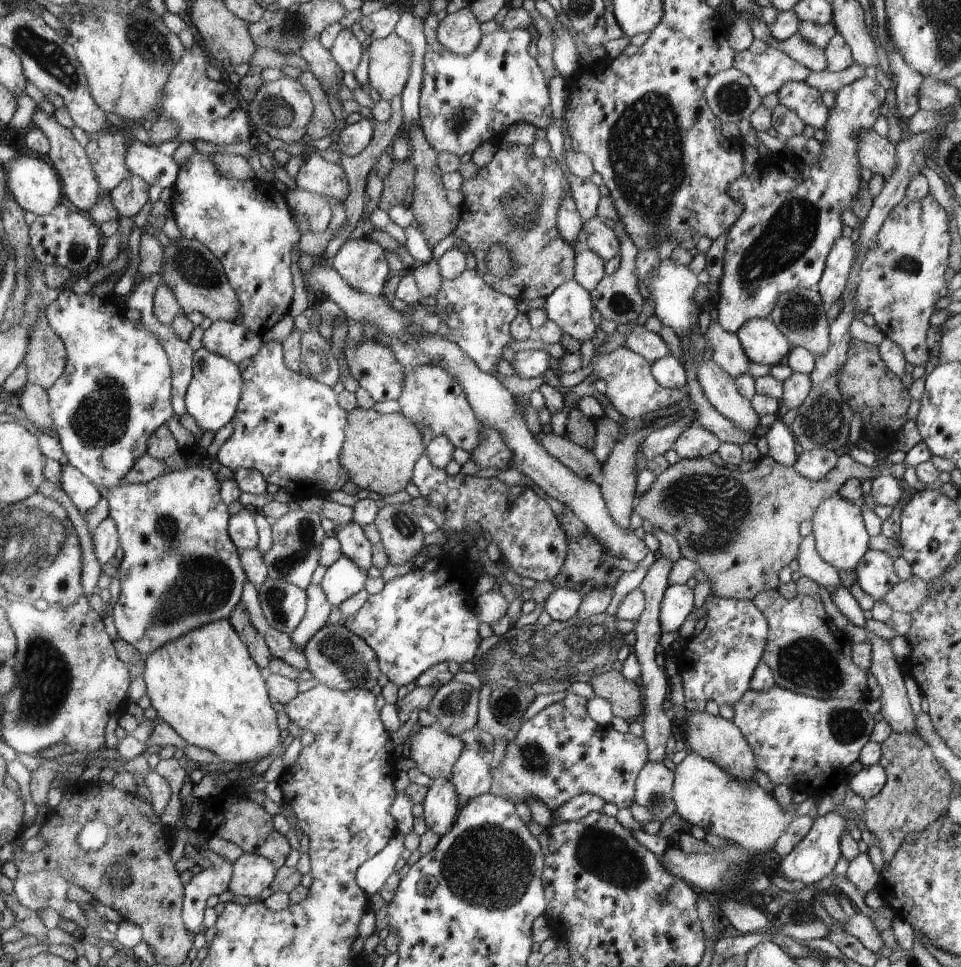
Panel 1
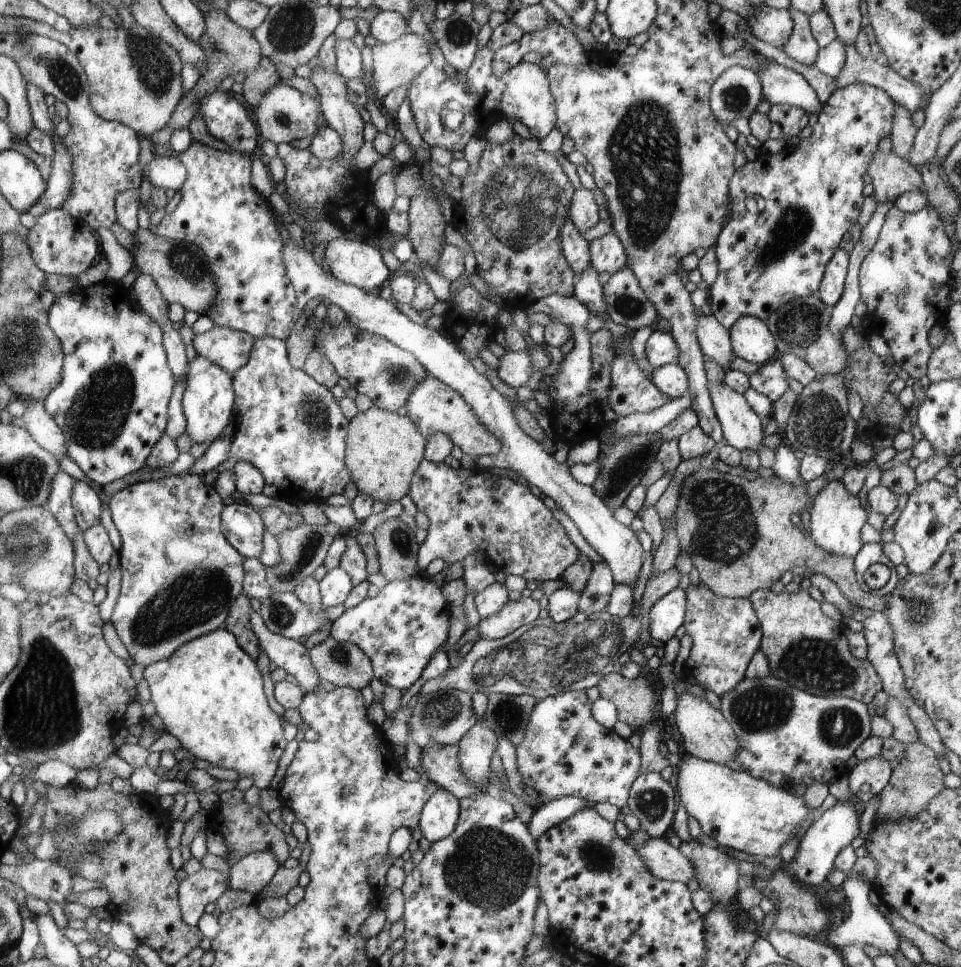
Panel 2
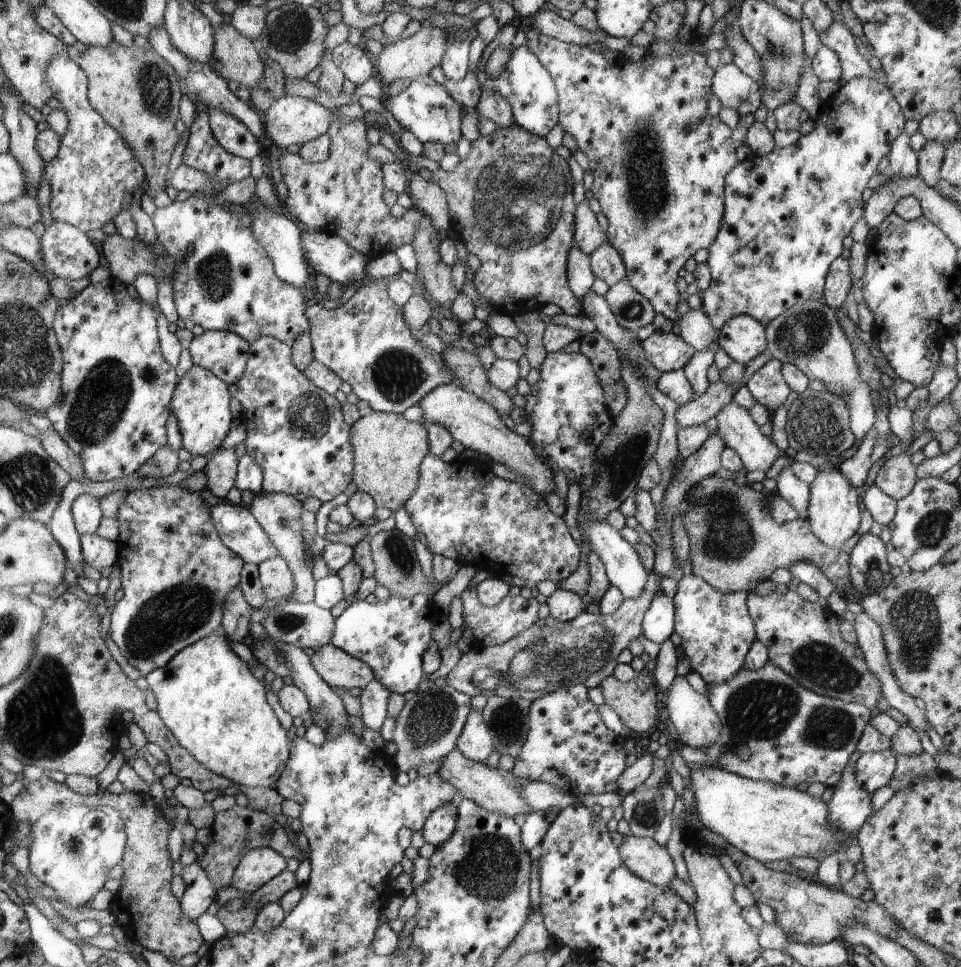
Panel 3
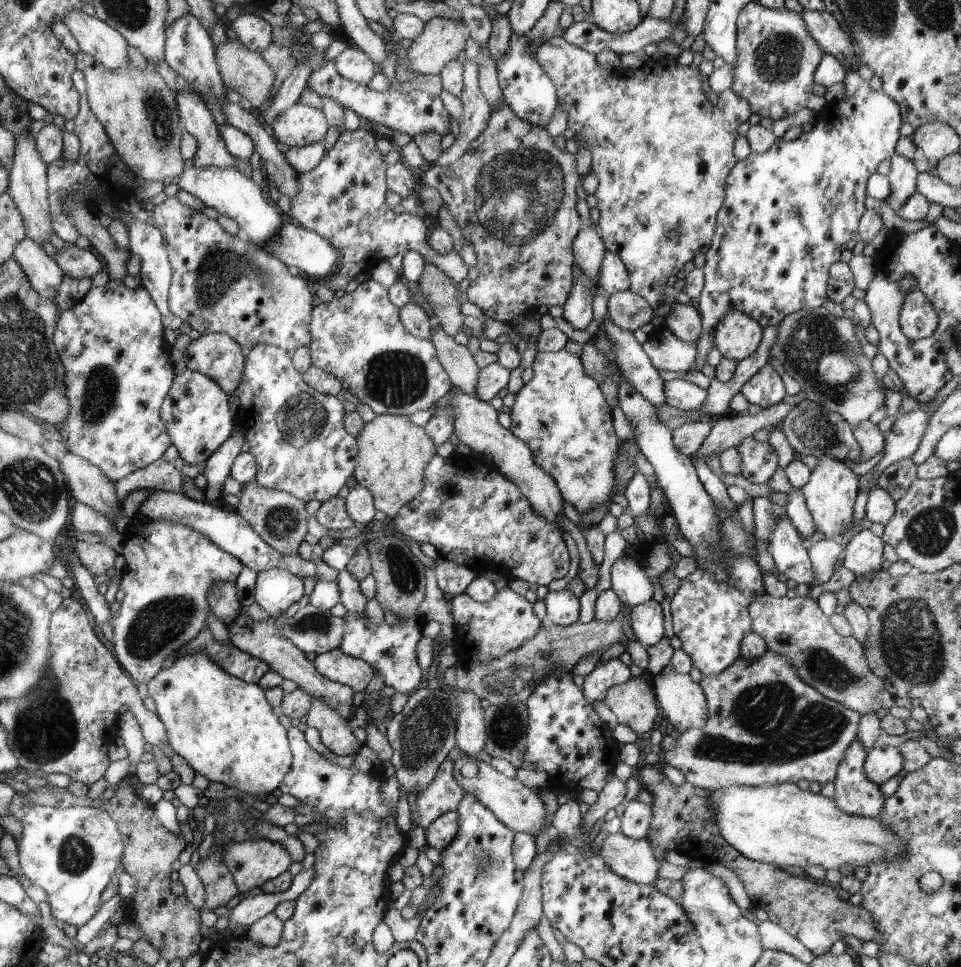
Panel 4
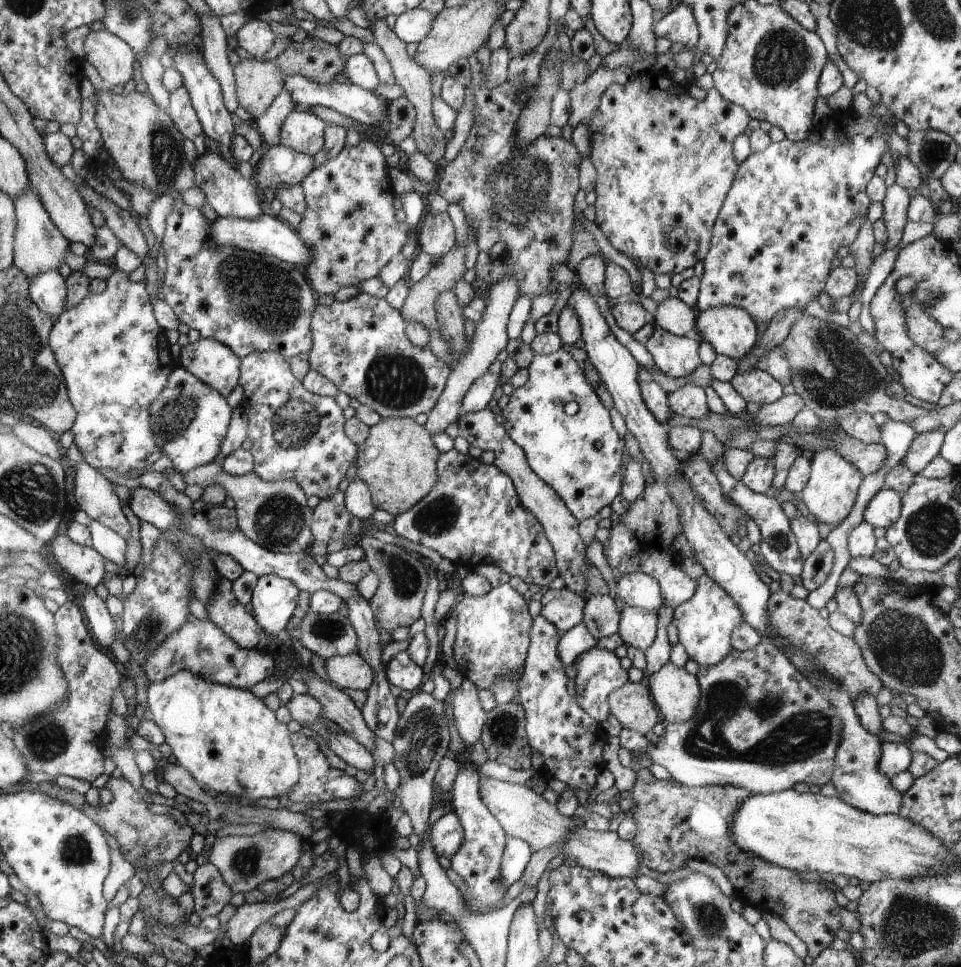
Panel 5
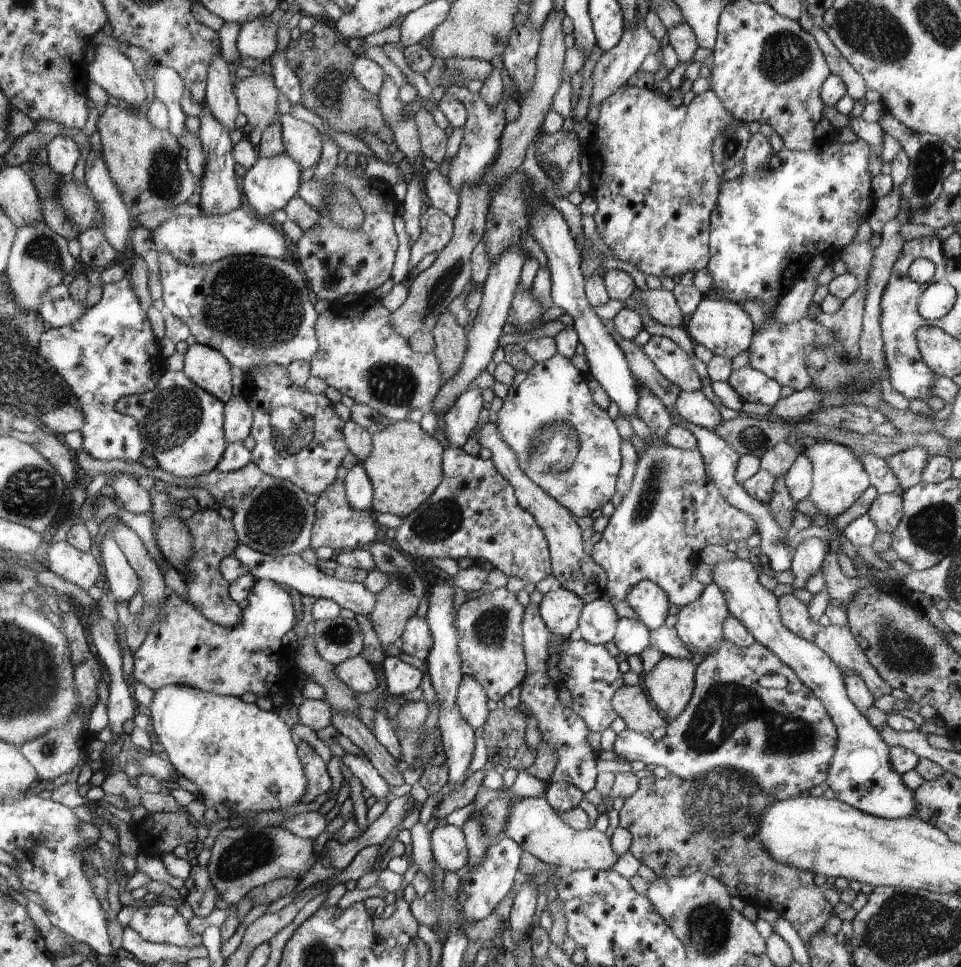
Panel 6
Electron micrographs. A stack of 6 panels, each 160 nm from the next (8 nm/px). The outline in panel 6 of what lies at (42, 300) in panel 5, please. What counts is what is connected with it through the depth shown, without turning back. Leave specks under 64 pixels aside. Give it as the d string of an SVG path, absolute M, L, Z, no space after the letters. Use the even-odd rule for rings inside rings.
M61 283L59 286L52 286L44 294L43 305L37 312L47 328L62 328L82 318L86 309L71 298L69 286Z

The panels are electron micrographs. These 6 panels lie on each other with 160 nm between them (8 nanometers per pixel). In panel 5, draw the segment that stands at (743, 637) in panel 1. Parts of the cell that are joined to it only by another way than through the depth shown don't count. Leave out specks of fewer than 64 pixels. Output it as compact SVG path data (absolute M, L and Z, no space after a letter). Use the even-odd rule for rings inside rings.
M706 574L696 579L696 591L692 598L674 609L672 623L678 629L679 644L684 646L688 657L700 667L721 662L732 653L732 630L744 622L740 606L714 580Z

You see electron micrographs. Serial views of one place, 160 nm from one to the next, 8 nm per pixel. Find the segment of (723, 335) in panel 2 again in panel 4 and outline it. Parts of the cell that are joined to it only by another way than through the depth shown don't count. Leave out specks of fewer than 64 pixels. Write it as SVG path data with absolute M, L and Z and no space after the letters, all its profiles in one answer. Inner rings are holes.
M674 302L668 316L665 316L664 328L682 339L695 343L702 332L702 319L696 306Z

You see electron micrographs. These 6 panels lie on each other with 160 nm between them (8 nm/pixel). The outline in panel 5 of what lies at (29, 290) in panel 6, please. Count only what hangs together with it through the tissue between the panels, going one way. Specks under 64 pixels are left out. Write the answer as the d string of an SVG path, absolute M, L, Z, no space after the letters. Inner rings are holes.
M31 186L18 199L14 199L14 205L17 230L13 251L13 266L18 267L29 280L34 279L37 274L42 272L58 271L65 264L64 257L68 254L71 243L52 223L39 197L31 190Z

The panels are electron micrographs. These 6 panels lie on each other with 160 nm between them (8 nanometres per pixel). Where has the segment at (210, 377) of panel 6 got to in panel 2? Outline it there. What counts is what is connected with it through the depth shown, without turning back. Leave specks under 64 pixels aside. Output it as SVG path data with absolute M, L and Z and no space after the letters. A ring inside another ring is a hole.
M215 325L209 332L196 334L192 346L199 356L218 364L234 376L236 370L247 365L255 340L250 334Z

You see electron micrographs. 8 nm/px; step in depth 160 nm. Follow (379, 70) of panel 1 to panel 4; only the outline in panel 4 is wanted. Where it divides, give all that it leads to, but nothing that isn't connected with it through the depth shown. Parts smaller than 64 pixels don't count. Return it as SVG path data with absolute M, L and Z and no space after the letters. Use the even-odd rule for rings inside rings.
M432 17L425 23L420 36L415 38L412 45L406 50L405 63L411 71L418 75L440 74L448 62L456 60L464 52L468 38L469 31L462 20Z

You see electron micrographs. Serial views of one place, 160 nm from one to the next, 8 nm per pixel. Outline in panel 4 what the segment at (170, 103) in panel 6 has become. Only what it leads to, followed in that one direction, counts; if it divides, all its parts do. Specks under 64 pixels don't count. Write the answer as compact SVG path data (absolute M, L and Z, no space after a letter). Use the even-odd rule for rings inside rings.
M184 89L176 96L186 132L190 132L197 140L193 166L237 168L235 164L238 159L227 149L214 115L200 94L192 89Z

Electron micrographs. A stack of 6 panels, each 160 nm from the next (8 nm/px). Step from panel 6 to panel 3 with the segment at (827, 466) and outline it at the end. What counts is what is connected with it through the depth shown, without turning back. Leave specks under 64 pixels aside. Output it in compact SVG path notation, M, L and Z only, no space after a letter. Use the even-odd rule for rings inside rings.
M838 469L819 472L810 485L807 518L810 530L816 538L819 538L826 546L850 554L852 549L846 547L845 542L852 538L859 528L861 513L864 510L859 498L860 488L854 488Z

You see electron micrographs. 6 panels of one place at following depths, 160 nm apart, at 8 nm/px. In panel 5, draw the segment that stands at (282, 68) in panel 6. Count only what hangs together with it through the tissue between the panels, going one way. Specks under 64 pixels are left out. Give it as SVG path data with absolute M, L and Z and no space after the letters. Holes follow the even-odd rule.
M287 75L284 76L283 90L291 94L295 104L300 104L303 107L320 105L321 107L334 109L336 112L345 114L363 125L370 125L376 128L389 111L390 102L388 100L384 100L375 92L367 91L350 82L338 83L334 81L332 84L324 85L302 75Z

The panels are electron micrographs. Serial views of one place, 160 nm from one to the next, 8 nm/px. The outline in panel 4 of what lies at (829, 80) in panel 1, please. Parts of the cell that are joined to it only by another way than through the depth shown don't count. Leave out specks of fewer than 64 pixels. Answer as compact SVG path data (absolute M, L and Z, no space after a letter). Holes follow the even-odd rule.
M803 9L800 13L810 34L818 41L825 53L834 55L840 62L847 61L854 67L856 48L850 36L842 31L834 16L824 11Z

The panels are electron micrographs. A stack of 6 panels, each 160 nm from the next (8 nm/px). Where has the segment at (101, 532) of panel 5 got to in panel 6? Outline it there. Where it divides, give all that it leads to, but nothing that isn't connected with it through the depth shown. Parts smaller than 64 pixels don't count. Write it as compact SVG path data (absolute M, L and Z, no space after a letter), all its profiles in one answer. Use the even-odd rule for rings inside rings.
M103 536L100 547L106 581L116 602L128 602L138 594L140 582L114 538Z

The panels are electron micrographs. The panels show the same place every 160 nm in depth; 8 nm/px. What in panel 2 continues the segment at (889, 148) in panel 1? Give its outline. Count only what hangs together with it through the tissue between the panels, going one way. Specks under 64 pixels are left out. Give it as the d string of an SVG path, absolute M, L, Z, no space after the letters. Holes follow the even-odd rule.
M877 149L868 164L867 174L872 177L877 204L884 200L896 201L896 198L912 190L922 190L926 193L922 176L916 166L908 164L894 152Z

